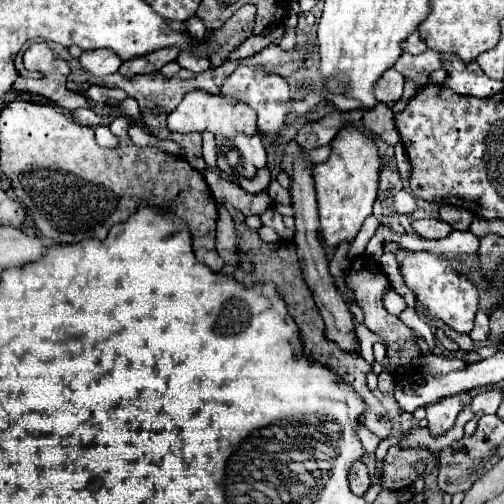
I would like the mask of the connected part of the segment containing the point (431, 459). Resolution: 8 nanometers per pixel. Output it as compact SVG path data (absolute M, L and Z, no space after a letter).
M391 447L381 465L383 487L391 491L401 491L411 487L421 477L421 473L415 469L417 463L425 463L425 473L429 473L433 465L437 465L437 459L433 453L429 453L423 447L415 447L415 449Z

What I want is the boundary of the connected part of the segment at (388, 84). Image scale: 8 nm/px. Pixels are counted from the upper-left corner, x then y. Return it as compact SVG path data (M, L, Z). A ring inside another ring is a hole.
M387 69L387 73L383 73L379 77L379 81L375 83L375 99L381 103L389 103L389 101L399 101L403 95L403 85L397 85L399 79L393 79L393 69Z

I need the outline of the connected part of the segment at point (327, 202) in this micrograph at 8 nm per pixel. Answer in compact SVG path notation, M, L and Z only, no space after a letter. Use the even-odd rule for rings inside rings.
M353 125L343 127L331 141L331 155L325 163L315 165L313 181L317 189L319 219L321 219L321 239L329 247L337 247L343 241L353 241L359 233L363 221L371 215L373 201L379 189L381 159L379 147L363 131Z

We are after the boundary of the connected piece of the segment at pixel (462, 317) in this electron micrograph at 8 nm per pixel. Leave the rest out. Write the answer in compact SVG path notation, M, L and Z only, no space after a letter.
M427 251L407 253L401 263L401 275L407 287L417 295L417 301L427 309L431 321L443 321L455 333L469 333L473 329L473 317L477 313L477 289L465 277L451 269L451 263L441 255L433 255Z

